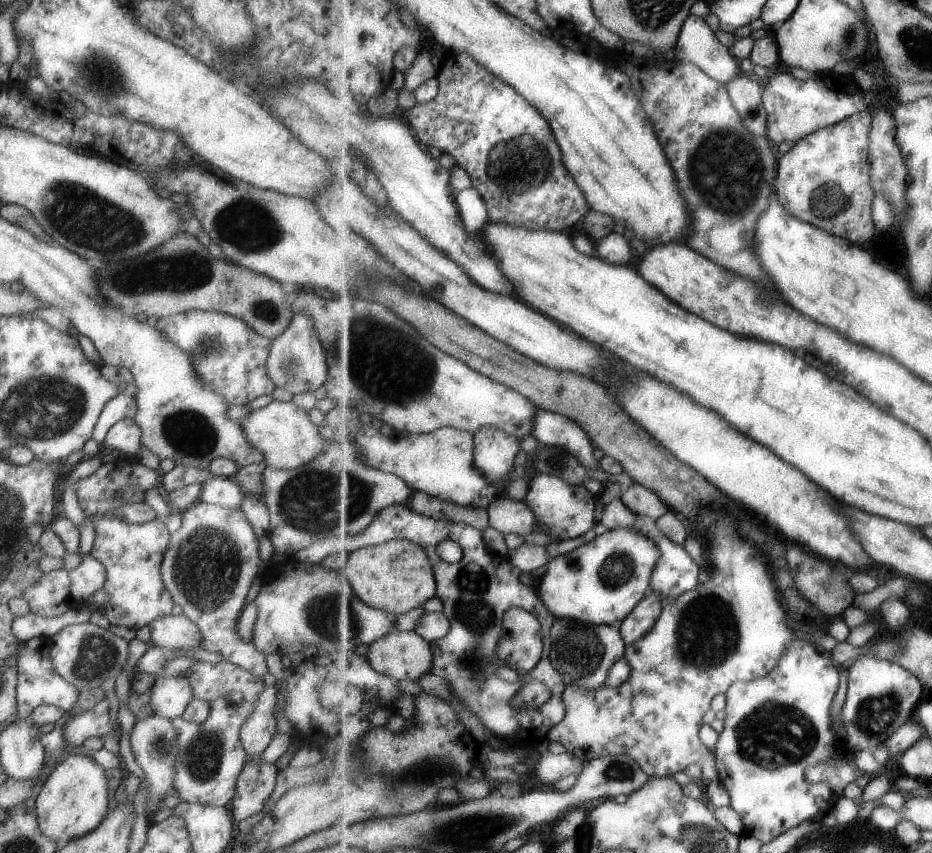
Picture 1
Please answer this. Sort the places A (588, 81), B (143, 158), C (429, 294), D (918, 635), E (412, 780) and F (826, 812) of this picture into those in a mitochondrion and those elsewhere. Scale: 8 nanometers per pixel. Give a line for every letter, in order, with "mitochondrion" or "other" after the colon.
A: other
B: other
C: other
D: other
E: mitochondrion
F: other

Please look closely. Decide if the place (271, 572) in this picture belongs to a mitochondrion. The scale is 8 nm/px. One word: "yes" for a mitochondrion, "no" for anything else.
no

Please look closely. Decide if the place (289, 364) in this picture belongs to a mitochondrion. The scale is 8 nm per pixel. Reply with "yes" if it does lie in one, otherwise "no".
yes

